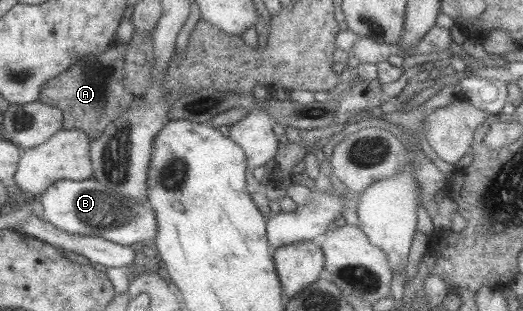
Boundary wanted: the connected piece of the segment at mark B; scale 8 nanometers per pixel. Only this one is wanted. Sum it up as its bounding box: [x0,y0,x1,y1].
[37,177,157,246]

